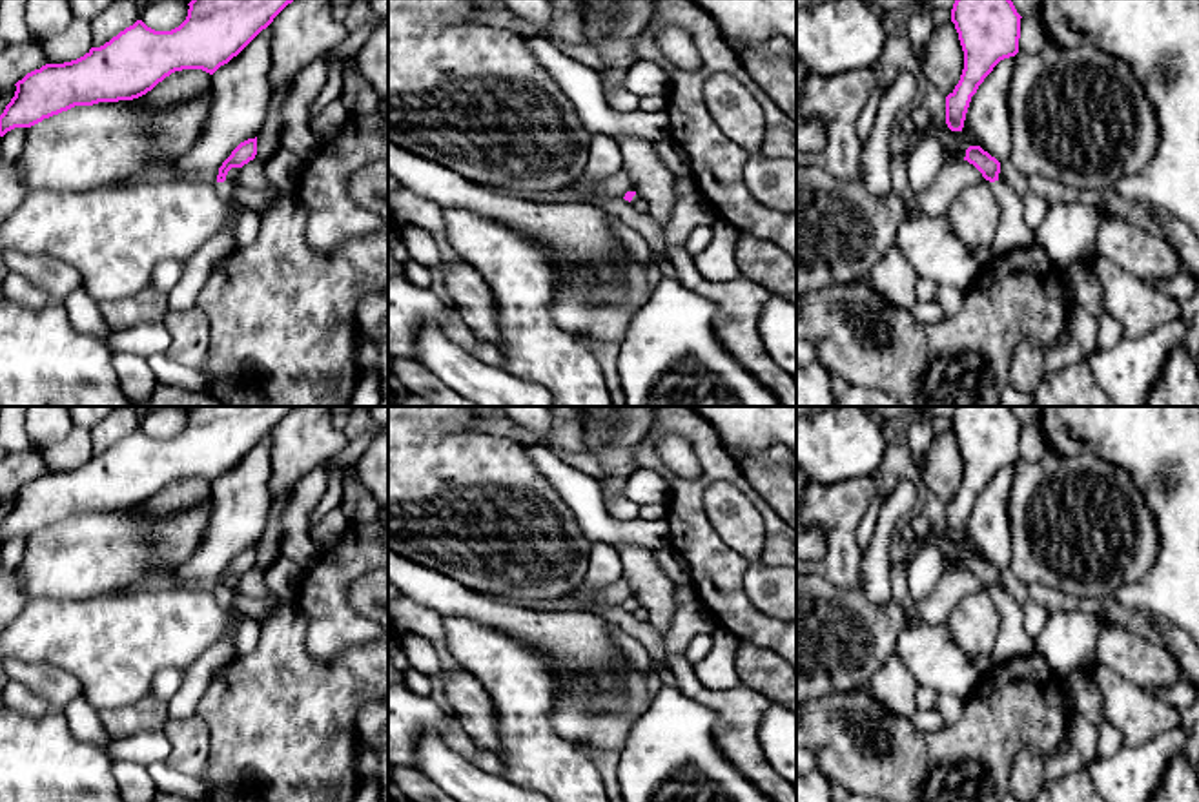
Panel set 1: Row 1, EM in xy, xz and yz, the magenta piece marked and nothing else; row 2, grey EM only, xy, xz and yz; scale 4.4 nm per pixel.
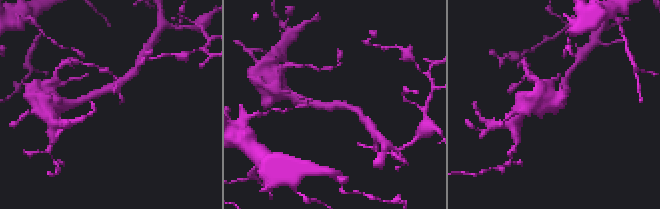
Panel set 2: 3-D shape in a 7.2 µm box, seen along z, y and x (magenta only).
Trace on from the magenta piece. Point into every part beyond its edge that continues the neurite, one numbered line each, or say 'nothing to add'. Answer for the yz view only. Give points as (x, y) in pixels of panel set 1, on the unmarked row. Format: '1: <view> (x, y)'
1: yz (1012, 642)

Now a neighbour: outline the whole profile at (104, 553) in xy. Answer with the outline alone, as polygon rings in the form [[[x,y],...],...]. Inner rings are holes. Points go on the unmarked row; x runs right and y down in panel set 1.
[[[213,496],[193,509],[164,518],[148,518],[135,509],[75,514],[27,536],[20,589],[27,600],[86,600],[122,594],[149,581],[177,583],[177,571],[195,552],[213,507]]]

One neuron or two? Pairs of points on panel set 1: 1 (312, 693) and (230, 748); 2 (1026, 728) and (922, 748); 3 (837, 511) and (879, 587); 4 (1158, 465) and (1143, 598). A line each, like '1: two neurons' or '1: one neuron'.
1: one neuron
2: one neuron
3: two neurons
4: one neuron

